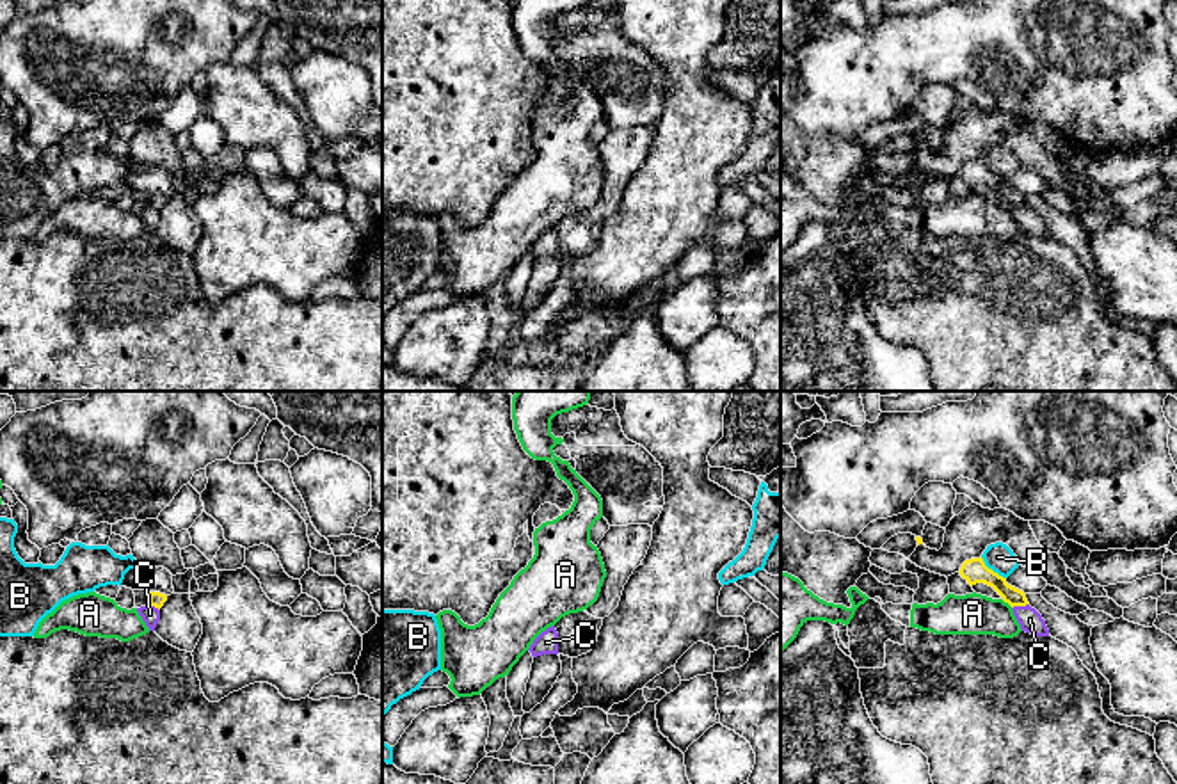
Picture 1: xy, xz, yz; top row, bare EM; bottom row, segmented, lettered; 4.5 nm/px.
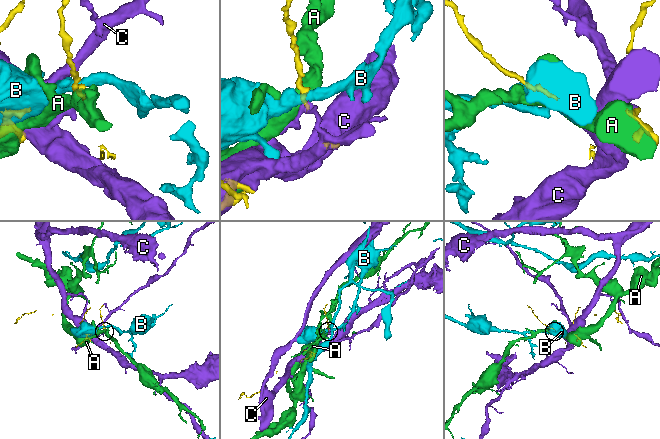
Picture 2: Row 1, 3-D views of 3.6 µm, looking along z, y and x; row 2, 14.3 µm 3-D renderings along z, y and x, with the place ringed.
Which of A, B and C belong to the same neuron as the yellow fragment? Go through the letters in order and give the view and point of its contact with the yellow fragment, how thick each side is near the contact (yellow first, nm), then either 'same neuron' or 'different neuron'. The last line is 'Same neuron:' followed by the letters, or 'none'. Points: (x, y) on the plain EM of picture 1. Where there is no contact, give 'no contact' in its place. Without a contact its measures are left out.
A: contact yz (1007, 203); calibres 110 and 190 nm; different neuron
B: contact yz (991, 171); calibres 110 and 130 nm; different neuron
C: contact yz (1019, 207); calibres 100 and 100 nm; different neuron
Same neuron: none

